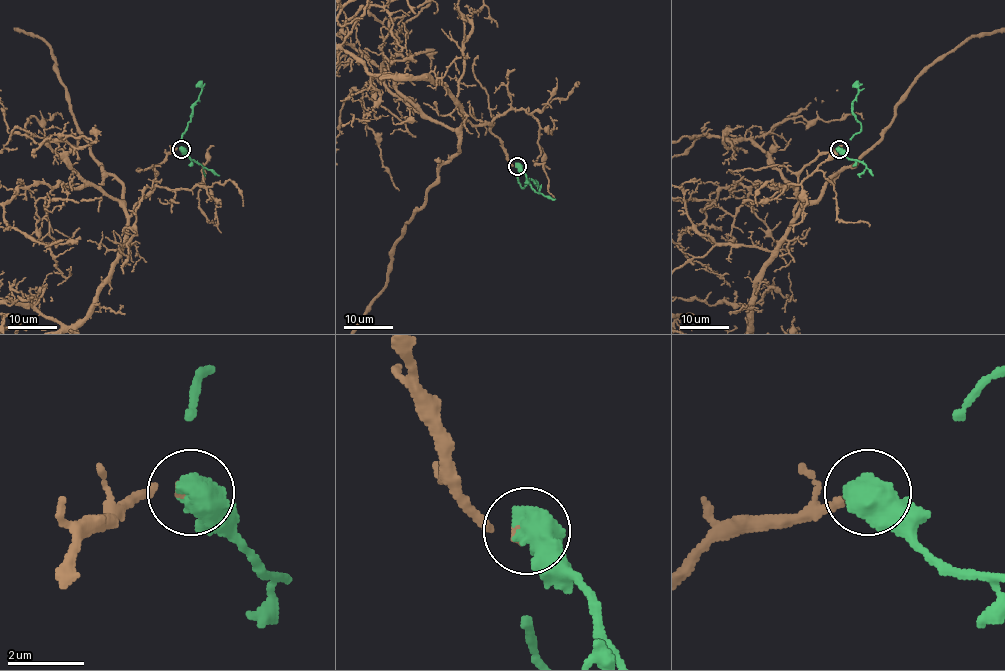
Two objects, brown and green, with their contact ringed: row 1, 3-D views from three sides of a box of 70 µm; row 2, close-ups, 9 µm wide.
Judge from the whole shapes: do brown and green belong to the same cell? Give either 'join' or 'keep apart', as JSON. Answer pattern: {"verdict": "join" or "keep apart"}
{"verdict": "join"}

